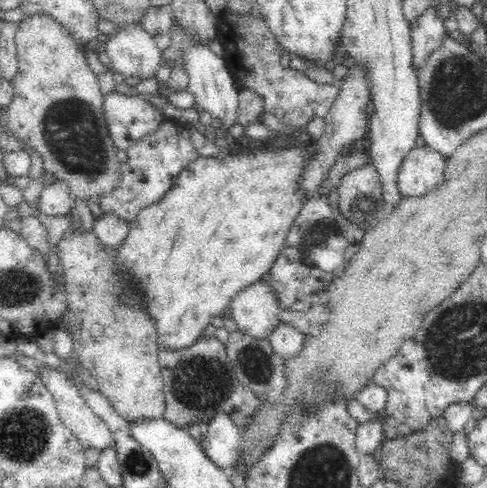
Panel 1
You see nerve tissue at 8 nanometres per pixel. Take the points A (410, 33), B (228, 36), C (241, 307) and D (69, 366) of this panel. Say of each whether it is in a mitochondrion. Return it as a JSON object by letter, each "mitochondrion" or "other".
{"A":"other","B":"other","C":"other","D":"other"}

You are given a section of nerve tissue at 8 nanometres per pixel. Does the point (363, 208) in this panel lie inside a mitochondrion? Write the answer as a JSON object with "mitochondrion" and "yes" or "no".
{"mitochondrion":"yes"}

